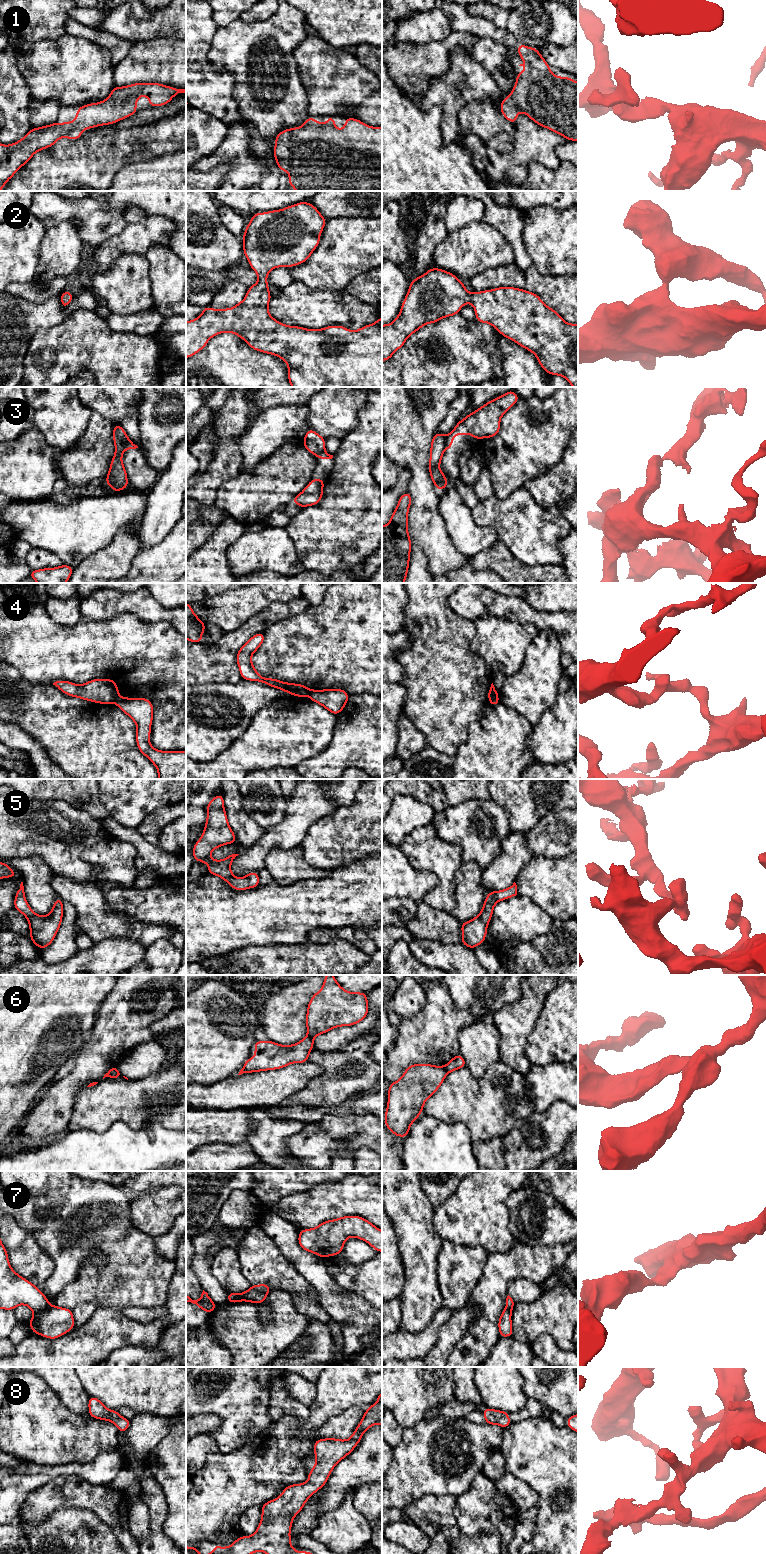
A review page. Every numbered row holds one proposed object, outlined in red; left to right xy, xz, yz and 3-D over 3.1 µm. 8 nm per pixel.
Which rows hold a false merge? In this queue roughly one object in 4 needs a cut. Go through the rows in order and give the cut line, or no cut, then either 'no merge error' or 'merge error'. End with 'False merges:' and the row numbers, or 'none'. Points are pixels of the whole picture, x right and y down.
1: cut none; no merge error
2: cut none; no merge error
3: cut none; no merge error
4: cut yz (497, 695), (489, 700); merge error
5: cut none; no merge error
6: cut xz (307, 1035), (312, 1038); merge error
7: cut xy (49, 1305), (34, 1313); merge error
8: cut none; no merge error
False merges: 4, 6, 7

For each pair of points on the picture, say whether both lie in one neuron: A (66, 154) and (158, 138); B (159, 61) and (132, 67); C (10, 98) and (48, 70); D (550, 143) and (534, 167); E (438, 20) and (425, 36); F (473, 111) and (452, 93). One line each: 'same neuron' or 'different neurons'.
A: same neuron
B: same neuron
C: different neurons
D: different neurons
E: same neuron
F: different neurons

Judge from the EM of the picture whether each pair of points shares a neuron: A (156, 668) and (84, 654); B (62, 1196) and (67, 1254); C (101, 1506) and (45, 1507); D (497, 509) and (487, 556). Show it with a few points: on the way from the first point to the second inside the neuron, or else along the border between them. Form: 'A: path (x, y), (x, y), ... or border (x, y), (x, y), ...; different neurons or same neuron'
A: border (157, 658), (134, 660), (115, 678); different neurons
B: path (66, 1210), (66, 1217), (73, 1224), (73, 1240); same neuron
C: path (87, 1498), (59, 1498); same neuron
D: border (498, 538), (513, 556); different neurons

